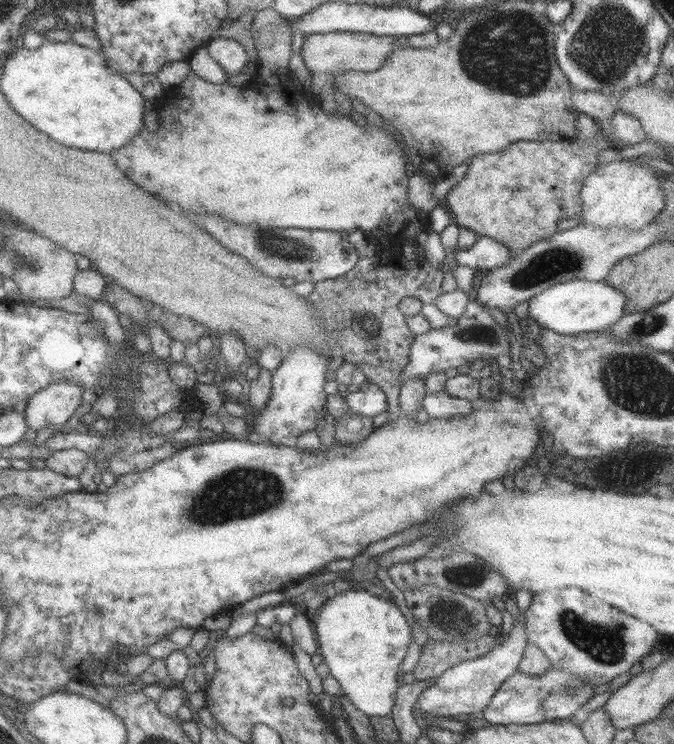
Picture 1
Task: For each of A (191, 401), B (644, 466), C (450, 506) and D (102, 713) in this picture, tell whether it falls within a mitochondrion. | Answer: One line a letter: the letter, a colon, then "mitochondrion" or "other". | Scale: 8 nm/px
A: other
B: mitochondrion
C: other
D: other

